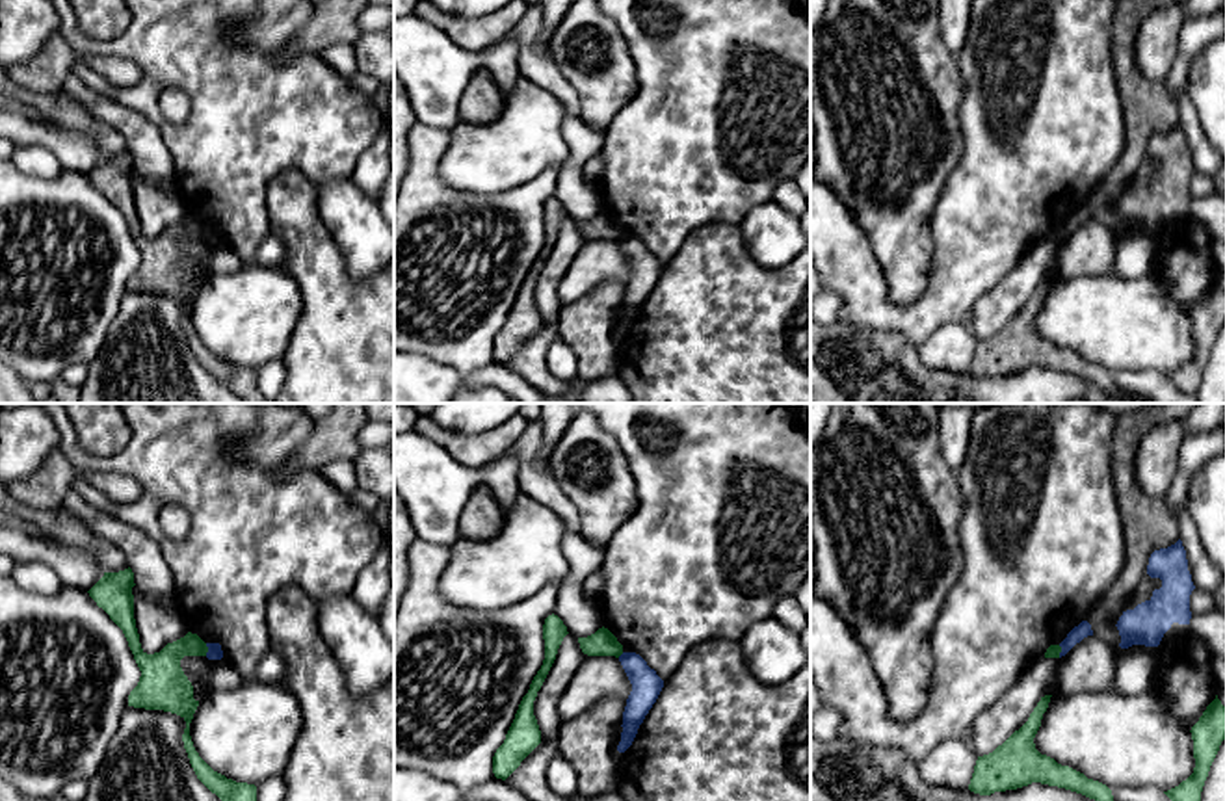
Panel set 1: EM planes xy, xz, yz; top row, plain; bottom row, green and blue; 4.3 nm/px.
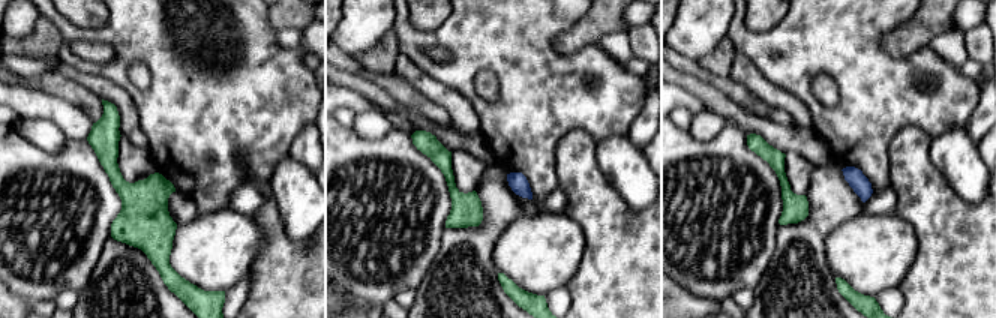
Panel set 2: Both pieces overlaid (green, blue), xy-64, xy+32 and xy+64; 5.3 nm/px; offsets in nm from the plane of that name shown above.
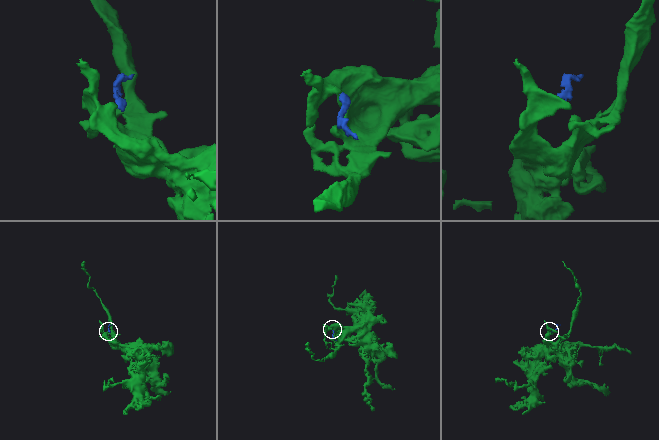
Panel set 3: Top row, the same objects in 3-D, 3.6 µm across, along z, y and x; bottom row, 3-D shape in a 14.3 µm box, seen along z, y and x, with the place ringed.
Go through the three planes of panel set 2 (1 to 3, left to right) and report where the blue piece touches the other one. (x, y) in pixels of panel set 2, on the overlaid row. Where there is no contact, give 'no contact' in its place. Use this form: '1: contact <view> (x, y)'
1: no contact
2: no contact
3: no contact

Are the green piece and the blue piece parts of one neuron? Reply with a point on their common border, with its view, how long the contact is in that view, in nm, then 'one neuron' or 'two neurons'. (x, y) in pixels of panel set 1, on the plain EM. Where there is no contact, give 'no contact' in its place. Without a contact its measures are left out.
contact xy (207, 233); length 60 nm; two neurons

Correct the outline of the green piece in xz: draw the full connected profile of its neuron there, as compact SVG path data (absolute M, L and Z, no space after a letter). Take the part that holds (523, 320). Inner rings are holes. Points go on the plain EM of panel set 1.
M548 199L543 208L545 243L533 260L528 277L522 281L515 303L506 318L504 327L493 340L493 357L496 362L506 364L520 346L541 327L541 314L533 299L533 284L541 273L558 232L567 219L567 210L558 199Z

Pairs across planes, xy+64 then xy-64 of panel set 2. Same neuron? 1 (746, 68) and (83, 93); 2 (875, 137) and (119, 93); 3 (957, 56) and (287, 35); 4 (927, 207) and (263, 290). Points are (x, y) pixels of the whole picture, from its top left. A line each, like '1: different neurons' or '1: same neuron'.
1: different neurons
2: different neurons
3: same neuron
4: same neuron

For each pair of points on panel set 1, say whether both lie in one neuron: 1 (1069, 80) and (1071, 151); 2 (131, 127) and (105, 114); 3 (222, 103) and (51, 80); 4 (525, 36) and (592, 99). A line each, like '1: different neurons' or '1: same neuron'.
1: same neuron
2: same neuron
3: different neurons
4: different neurons

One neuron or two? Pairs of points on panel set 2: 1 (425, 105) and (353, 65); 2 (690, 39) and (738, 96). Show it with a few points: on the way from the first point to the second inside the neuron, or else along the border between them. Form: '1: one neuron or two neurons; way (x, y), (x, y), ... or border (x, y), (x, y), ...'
1: one neuron; way (407, 96), (390, 83), (371, 77)
2: two neurons; border (677, 51), (696, 62)

